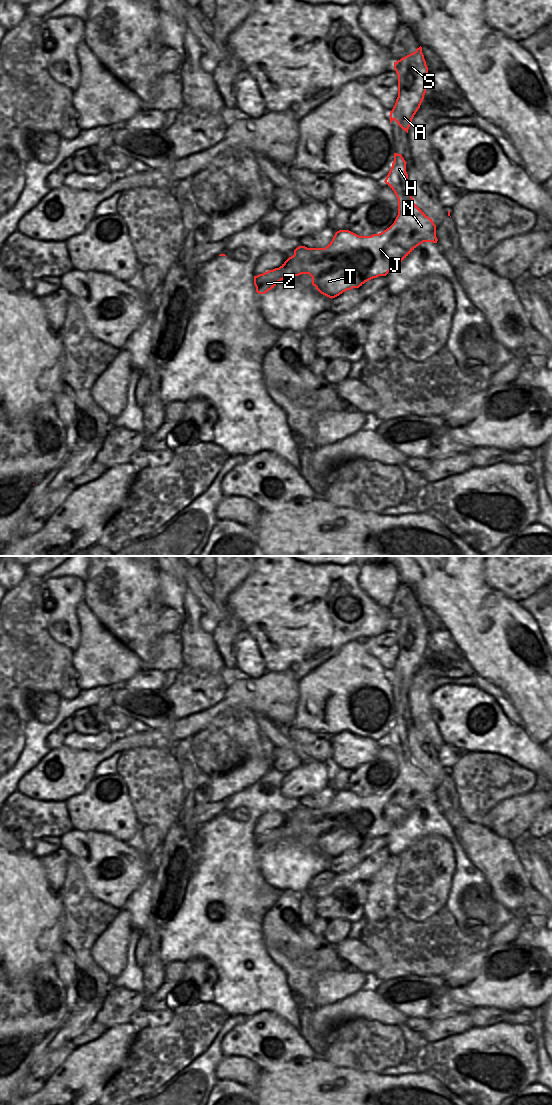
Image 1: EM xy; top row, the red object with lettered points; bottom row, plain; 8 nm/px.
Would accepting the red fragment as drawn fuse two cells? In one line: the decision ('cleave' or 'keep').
keep

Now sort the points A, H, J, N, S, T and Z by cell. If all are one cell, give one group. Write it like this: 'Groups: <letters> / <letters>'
Groups: A H J N S T Z

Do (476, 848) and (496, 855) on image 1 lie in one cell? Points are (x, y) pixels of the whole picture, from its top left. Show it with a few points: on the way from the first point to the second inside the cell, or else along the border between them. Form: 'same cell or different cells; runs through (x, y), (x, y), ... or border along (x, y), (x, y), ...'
same cell; runs through (481, 848), (491, 854)

